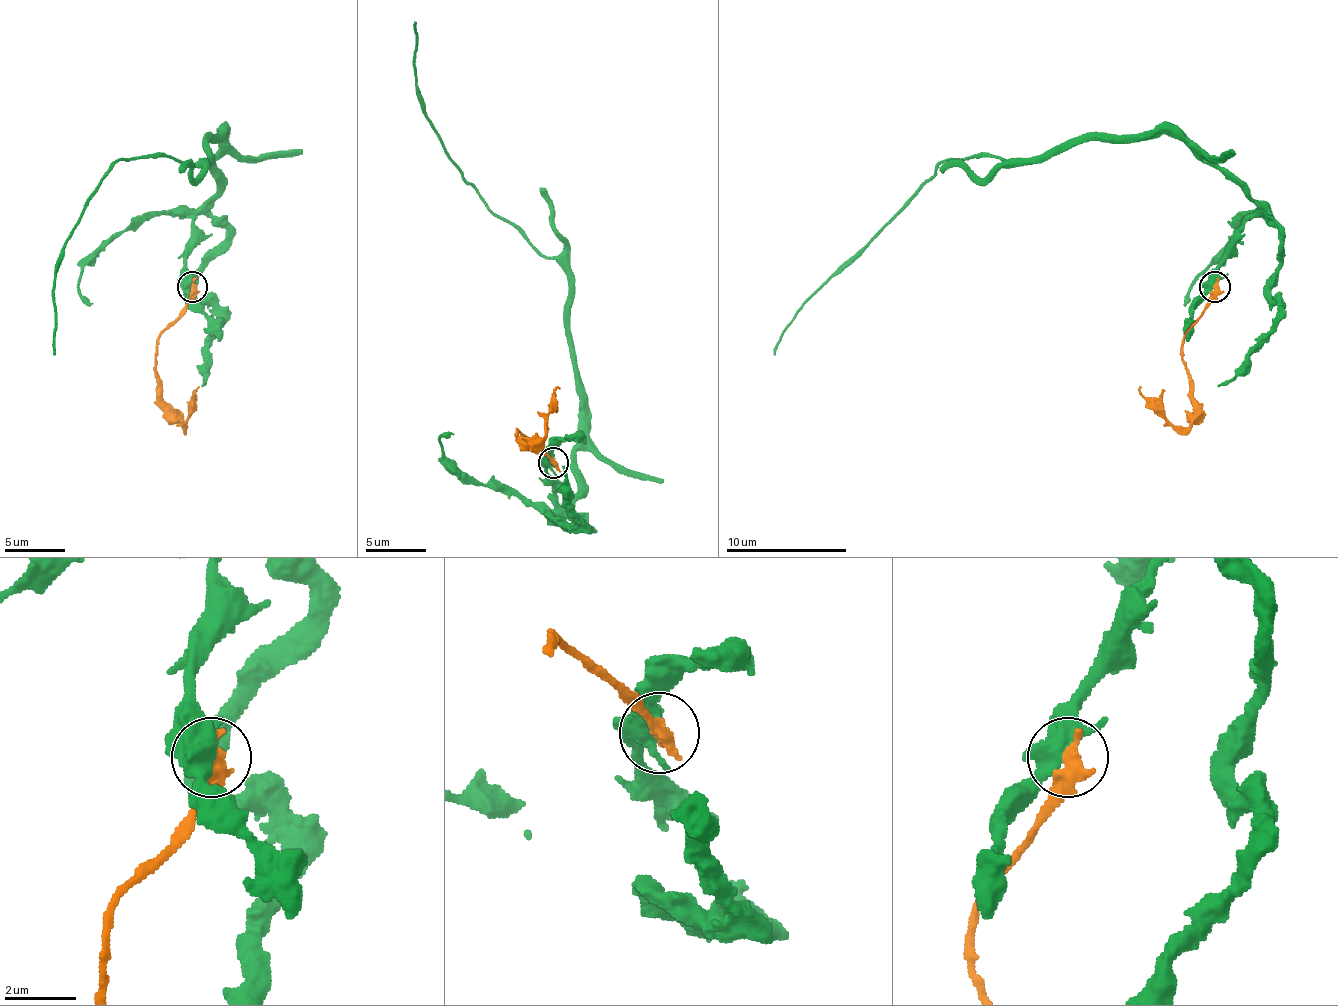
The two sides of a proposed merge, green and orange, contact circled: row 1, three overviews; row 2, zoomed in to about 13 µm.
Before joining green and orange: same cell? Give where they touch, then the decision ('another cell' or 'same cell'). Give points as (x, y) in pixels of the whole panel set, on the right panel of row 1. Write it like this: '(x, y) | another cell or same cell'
(1215, 287) | another cell

